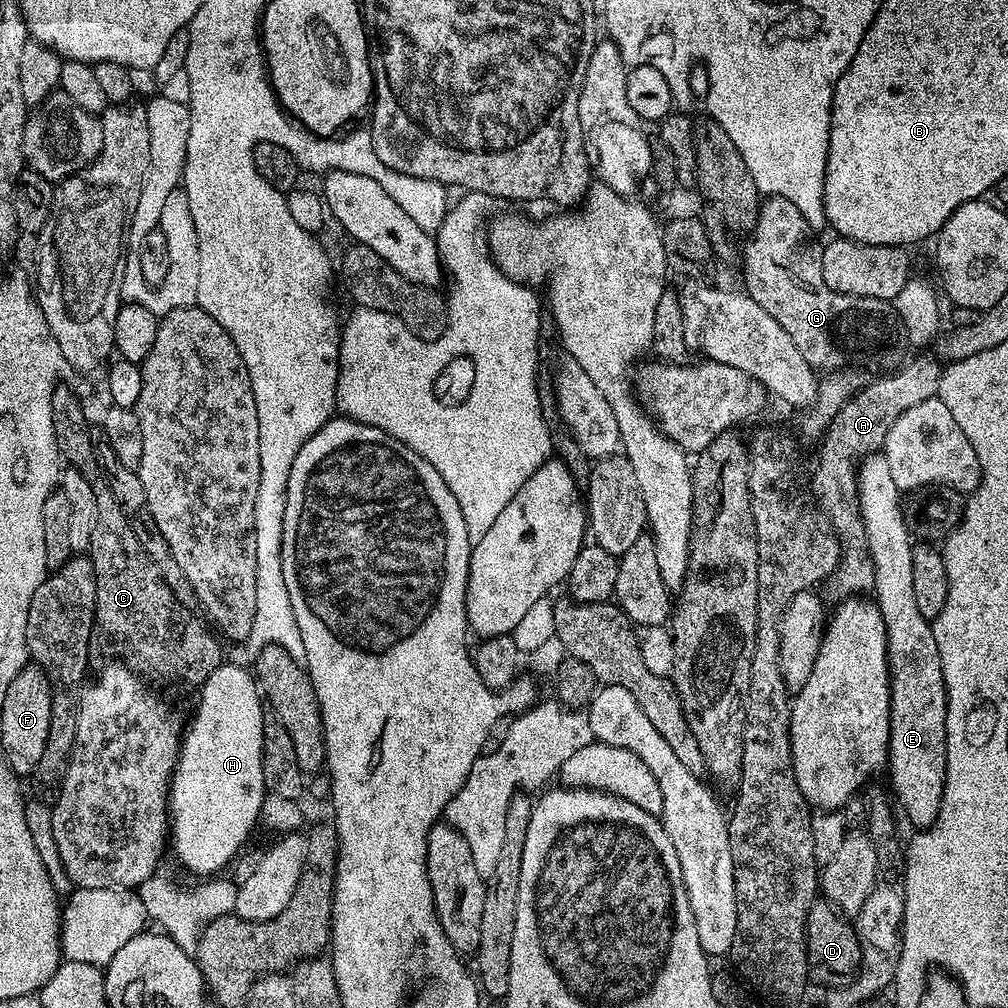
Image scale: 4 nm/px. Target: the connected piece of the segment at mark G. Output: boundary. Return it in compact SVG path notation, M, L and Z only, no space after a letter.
M781 196L767 197L761 203L756 224L742 244L743 287L746 293L790 334L791 341L798 346L799 353L812 369L825 368L825 373L832 374L837 370L851 369L848 368L851 364L877 364L884 368L880 370L899 365L905 359L906 331L893 305L873 296L851 296L830 290L822 278L822 248L819 243L816 245L812 228L813 225L804 217L802 210L794 206L794 202Z

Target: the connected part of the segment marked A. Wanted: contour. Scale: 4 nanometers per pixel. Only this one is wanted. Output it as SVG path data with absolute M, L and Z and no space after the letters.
M932 354L910 360L903 366L881 375L884 376L881 380L876 380L873 384L865 383L855 396L851 396L841 406L838 414L834 414L819 441L820 457L817 458L816 469L812 472L811 499L826 517L836 539L840 541L840 563L836 565L836 570L830 577L830 585L832 584L833 590L840 598L848 598L853 594L868 594L874 589L874 562L870 558L866 522L862 518L856 481L860 462L871 452L883 449L886 434L890 426L894 426L900 412L910 410L910 406L918 406L918 402L933 399L940 390L941 361Z

